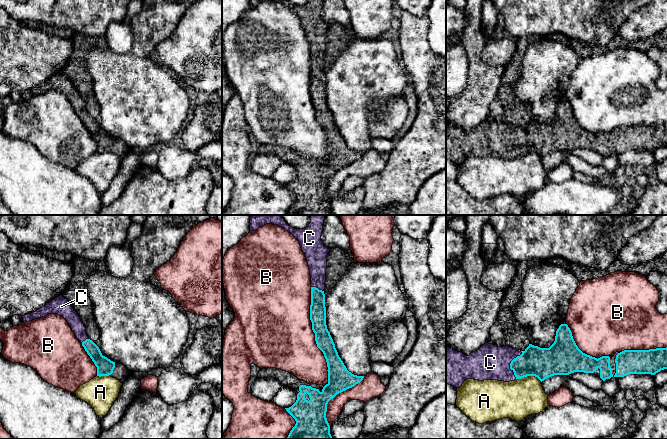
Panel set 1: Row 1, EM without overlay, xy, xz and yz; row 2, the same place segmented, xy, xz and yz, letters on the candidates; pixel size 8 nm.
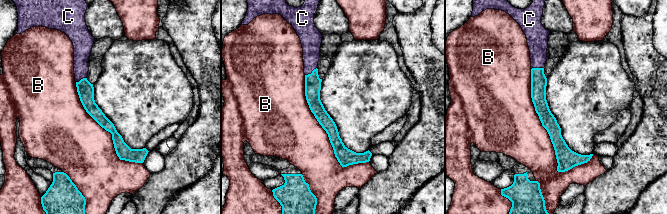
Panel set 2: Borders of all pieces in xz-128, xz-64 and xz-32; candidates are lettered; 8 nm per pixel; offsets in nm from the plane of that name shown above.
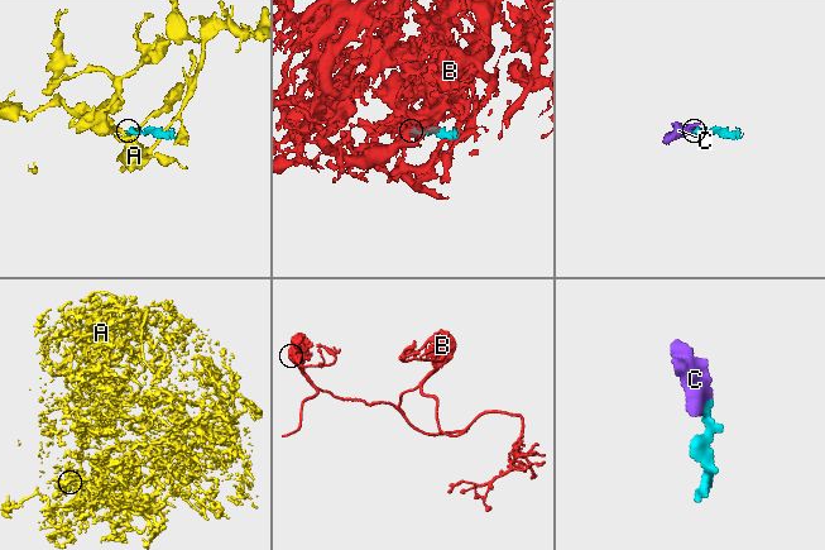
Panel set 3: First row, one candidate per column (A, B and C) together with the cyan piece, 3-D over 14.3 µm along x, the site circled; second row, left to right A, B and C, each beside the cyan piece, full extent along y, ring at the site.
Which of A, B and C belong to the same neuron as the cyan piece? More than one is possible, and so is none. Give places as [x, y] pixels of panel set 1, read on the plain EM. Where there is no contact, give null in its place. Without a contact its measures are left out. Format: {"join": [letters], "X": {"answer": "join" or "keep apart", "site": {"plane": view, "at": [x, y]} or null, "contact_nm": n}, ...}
{"join": ["C"], "A": {"answer": "keep apart", "site": {"plane": "yz", "at": [529, 151]}, "contact_nm": 200}, "B": {"answer": "keep apart", "site": {"plane": "xz", "at": [315, 113]}, "contact_nm": 800}, "C": {"answer": "join", "site": {"plane": "yz", "at": [510, 139]}, "contact_nm": 240}}

